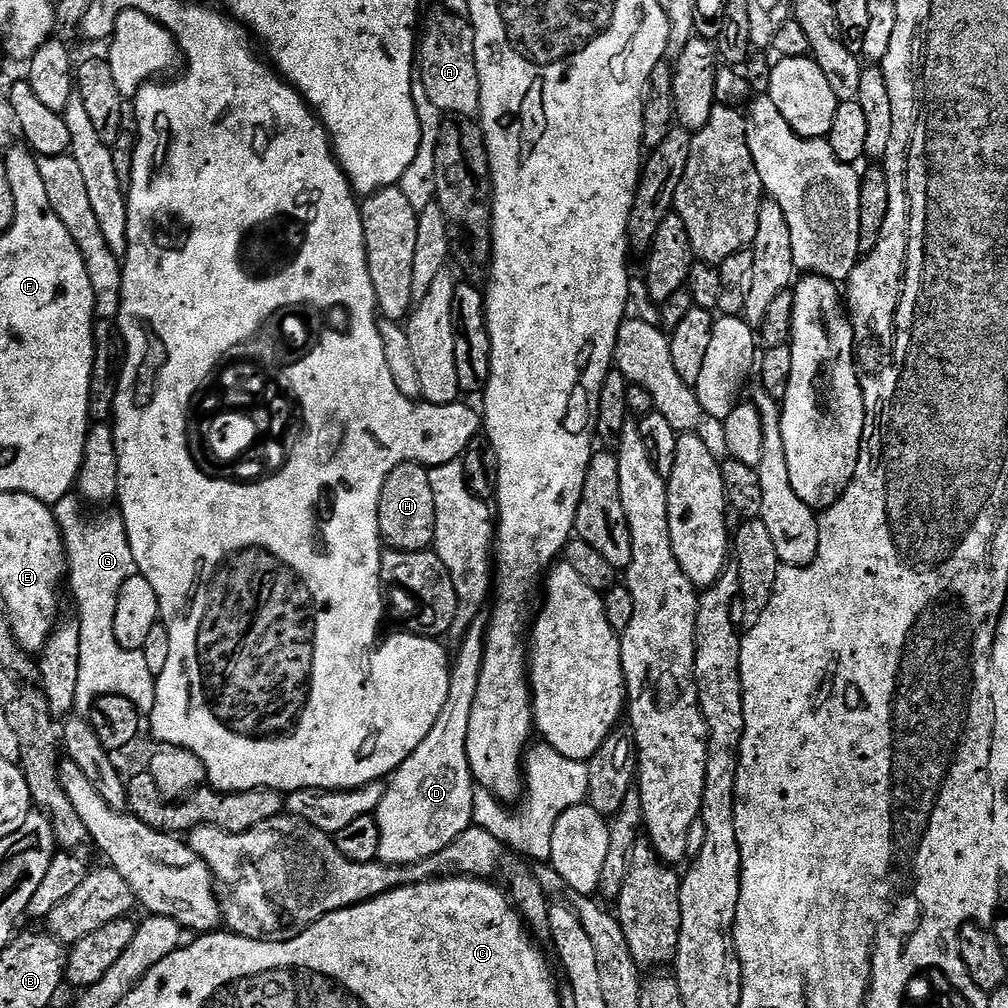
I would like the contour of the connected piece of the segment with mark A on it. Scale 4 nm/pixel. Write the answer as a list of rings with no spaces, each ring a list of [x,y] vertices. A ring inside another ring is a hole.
[[[447,10],[432,12],[423,17],[422,31],[418,36],[418,80],[424,83],[428,100],[440,112],[452,118],[476,118],[480,114],[480,79],[474,58],[474,30],[463,15]]]

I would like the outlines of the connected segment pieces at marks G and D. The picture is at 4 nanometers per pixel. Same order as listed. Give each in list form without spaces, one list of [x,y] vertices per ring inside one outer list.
[[[76,494],[66,495],[54,505],[56,521],[60,533],[64,535],[64,555],[68,558],[66,584],[67,587],[72,587],[72,596],[76,599],[75,615],[80,622],[80,661],[75,711],[87,714],[92,711],[92,703],[100,696],[121,696],[130,698],[130,702],[134,702],[134,706],[141,714],[151,714],[156,701],[156,677],[150,674],[146,658],[142,658],[140,652],[131,652],[118,646],[114,638],[114,614],[118,610],[118,594],[124,583],[137,575],[134,554],[130,550],[130,538],[126,538],[126,522],[116,510],[101,511],[104,512],[101,516],[87,520],[83,507],[85,508],[85,505],[81,497]]]
[[[479,614],[472,620],[450,660],[450,694],[434,721],[430,734],[422,738],[422,746],[392,773],[384,789],[382,802],[375,810],[380,831],[378,860],[381,864],[417,864],[438,850],[446,850],[458,834],[473,827],[474,781],[466,754],[466,738],[470,730],[470,710],[474,710],[474,694],[478,694],[478,678],[482,672],[484,637],[488,634],[489,617]]]

